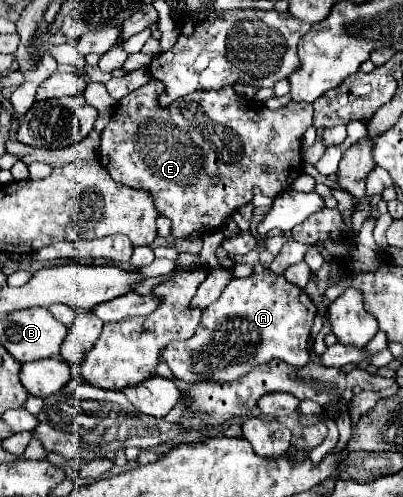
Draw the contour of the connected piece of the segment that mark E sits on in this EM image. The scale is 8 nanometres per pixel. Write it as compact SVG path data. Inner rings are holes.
M151 79L147 85L135 89L117 103L109 125L101 133L99 161L115 181L133 189L145 189L153 195L157 211L171 219L173 237L179 239L219 229L225 219L253 199L255 191L275 197L289 189L301 175L301 137L311 127L313 105L291 101L277 111L269 111L261 103L239 97L233 87L193 91L169 107L161 107L157 95L161 95L161 83Z

